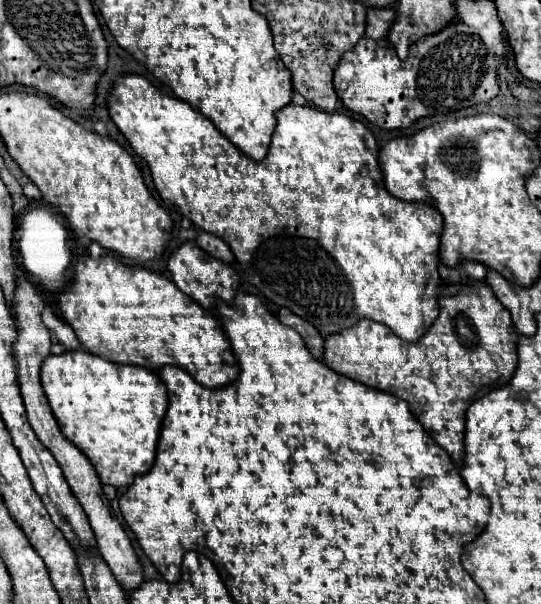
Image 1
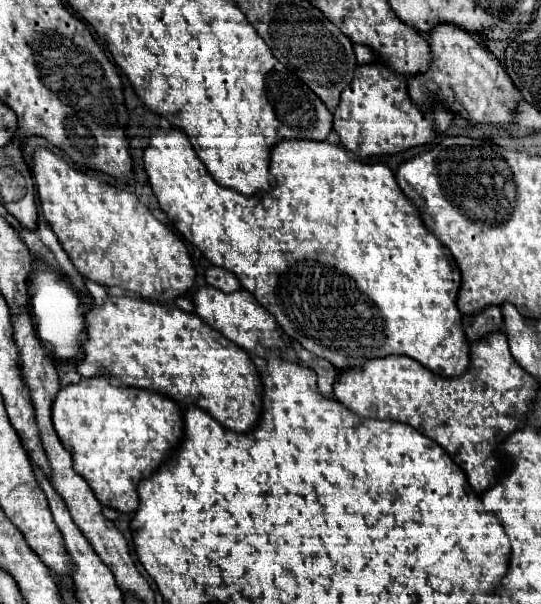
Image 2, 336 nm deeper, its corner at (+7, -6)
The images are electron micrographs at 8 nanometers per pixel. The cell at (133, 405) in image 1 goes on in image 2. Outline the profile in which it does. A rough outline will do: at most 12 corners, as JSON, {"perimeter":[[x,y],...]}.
{"perimeter":[[91,377],[59,389],[53,425],[101,505],[183,437],[183,409]]}

